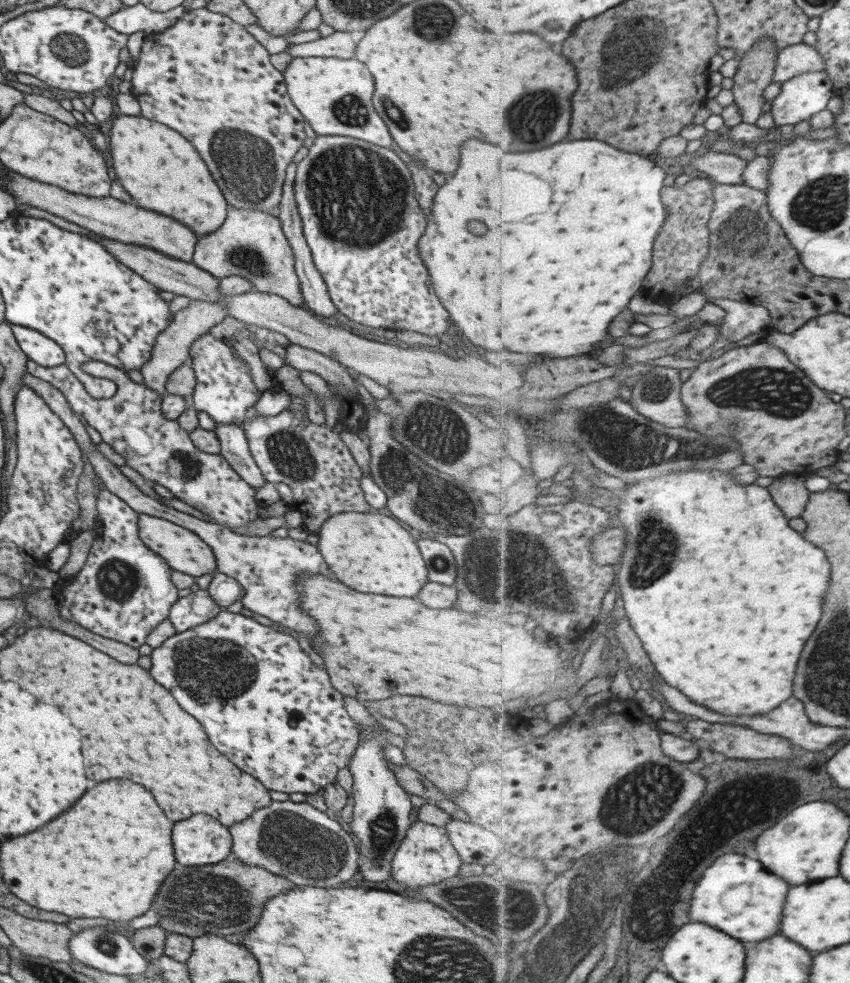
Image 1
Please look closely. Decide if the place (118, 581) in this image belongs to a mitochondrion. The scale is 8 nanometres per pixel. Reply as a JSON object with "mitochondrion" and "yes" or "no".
{"mitochondrion":"yes"}

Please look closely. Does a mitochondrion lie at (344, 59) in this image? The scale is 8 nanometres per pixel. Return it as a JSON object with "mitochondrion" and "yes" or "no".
{"mitochondrion":"no"}

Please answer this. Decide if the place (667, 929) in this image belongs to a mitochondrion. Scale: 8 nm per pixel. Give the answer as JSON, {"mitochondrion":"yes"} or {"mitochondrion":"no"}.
{"mitochondrion":"no"}

